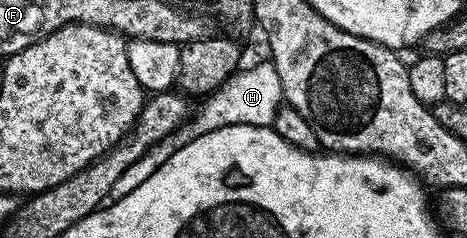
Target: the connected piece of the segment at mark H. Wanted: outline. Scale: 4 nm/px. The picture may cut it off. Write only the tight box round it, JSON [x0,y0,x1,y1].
[110,60,284,198]

